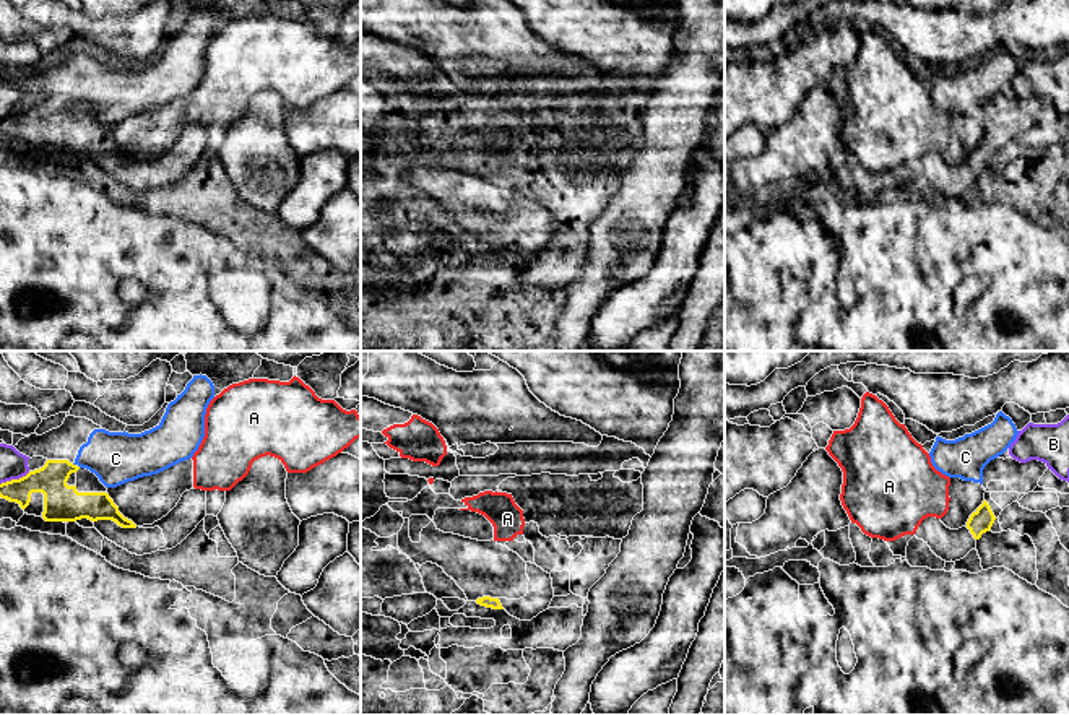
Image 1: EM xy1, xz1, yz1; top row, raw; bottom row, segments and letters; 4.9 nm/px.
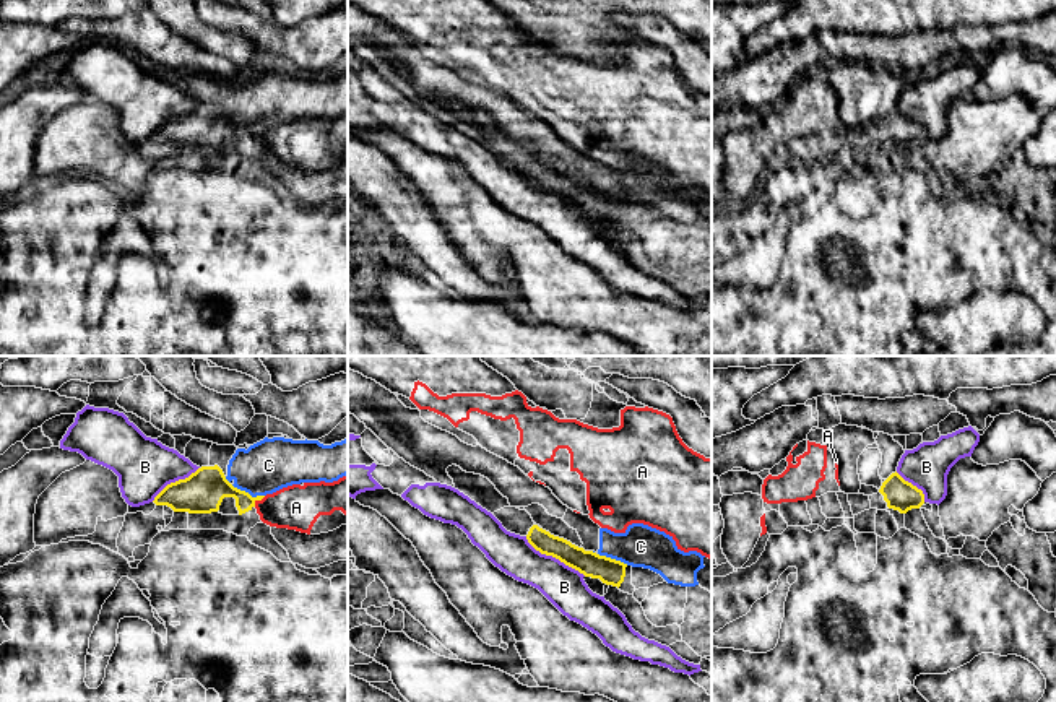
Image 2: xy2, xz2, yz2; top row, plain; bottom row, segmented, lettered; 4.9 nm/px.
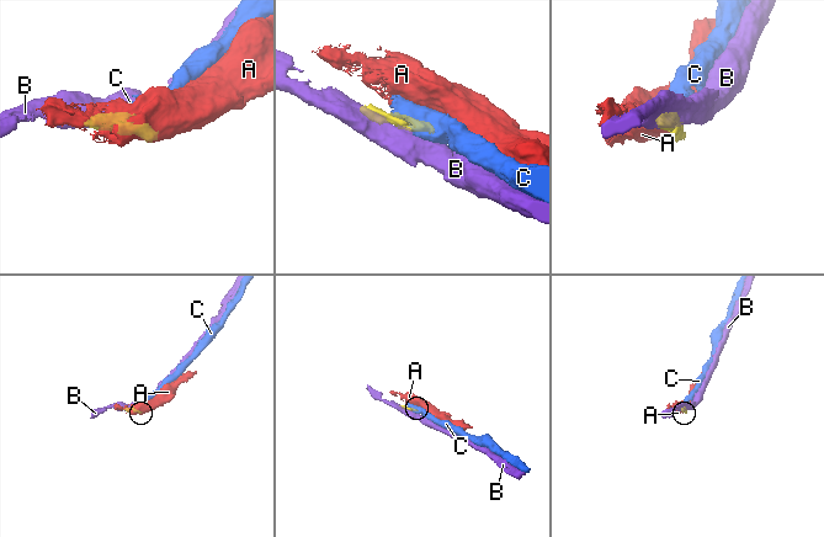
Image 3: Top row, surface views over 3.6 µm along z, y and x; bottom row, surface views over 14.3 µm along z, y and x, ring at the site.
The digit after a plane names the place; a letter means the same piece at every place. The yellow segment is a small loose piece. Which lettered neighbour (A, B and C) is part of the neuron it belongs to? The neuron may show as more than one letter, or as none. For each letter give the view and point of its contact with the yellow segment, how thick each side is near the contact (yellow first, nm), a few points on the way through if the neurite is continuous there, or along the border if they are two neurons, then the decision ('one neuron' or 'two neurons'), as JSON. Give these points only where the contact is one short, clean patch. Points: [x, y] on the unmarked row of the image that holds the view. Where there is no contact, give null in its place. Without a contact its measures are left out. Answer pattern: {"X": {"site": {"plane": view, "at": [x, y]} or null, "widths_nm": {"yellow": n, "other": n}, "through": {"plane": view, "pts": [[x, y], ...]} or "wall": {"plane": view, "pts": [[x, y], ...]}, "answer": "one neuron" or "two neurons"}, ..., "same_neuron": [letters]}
{"A": {"site": {"plane": "xy2", "at": [259, 135]}, "widths_nm": {"yellow": 180, "other": 220}, "wall": {"plane": "xy2", "pts": [[265, 132], [254, 142]]}, "answer": "two neurons"}, "B": {"site": {"plane": "xz2", "at": [554, 192]}, "widths_nm": {"yellow": 120, "other": 200}, "answer": "two neurons"}, "C": {"site": {"plane": "xy2", "at": [244, 127]}, "widths_nm": {"yellow": 200, "other": 260}, "wall": {"plane": "xy2", "pts": [[225, 112], [231, 121], [252, 132], [264, 132]]}, "answer": "two neurons"}, "same_neuron": []}

